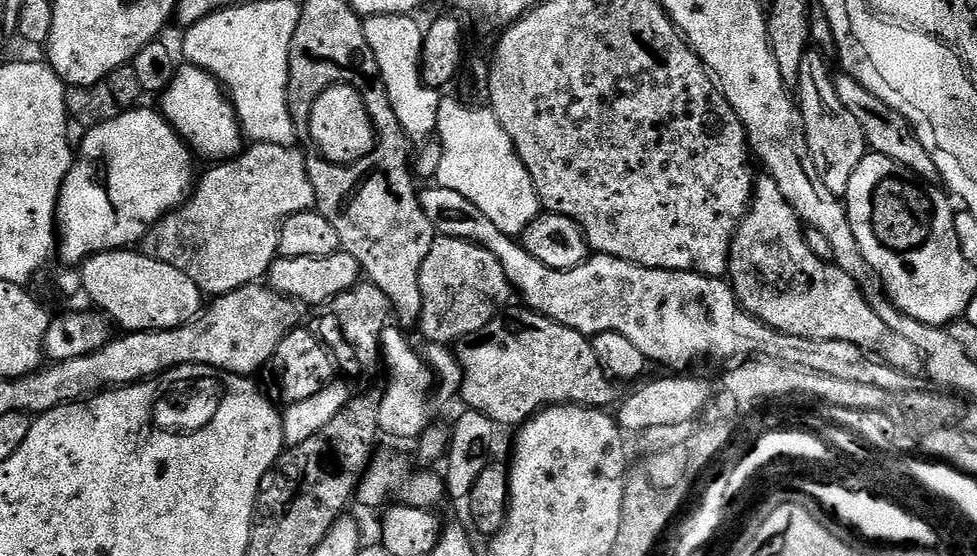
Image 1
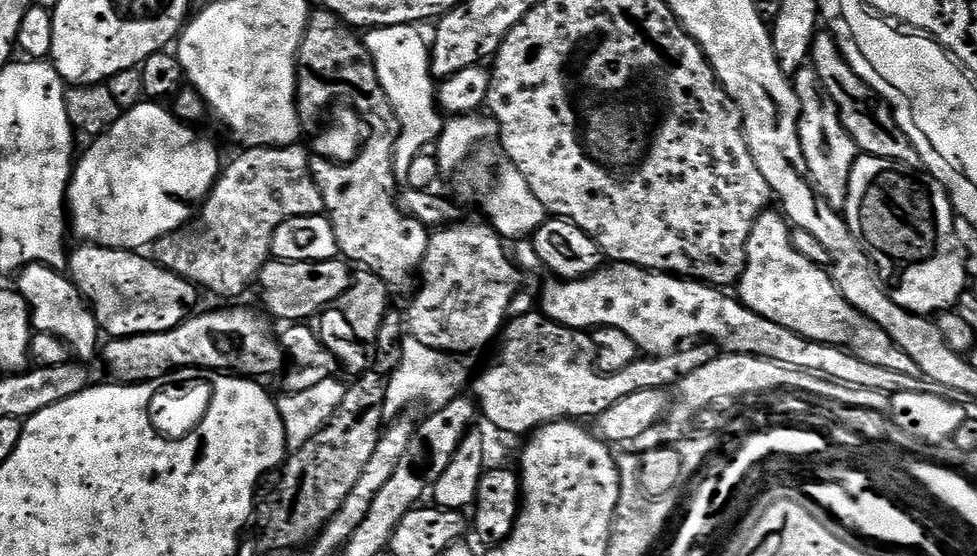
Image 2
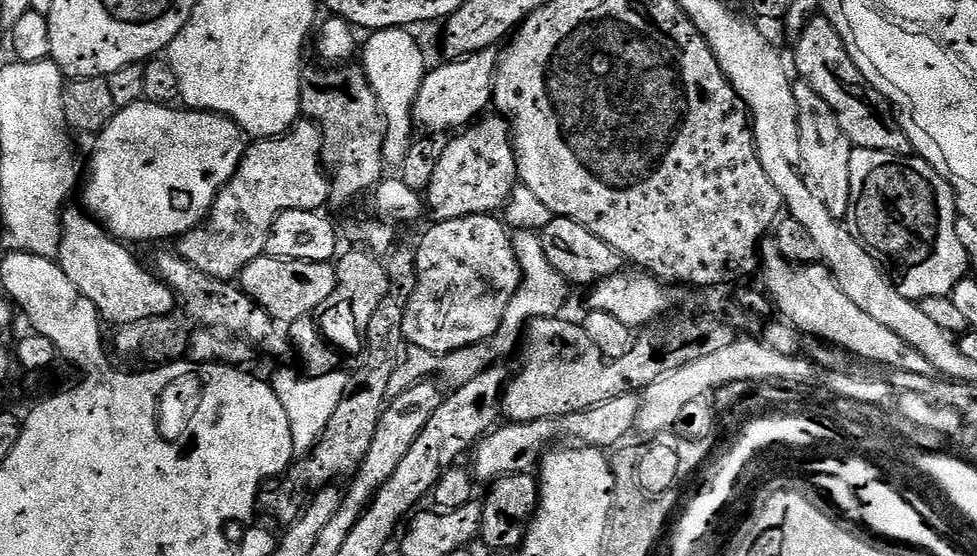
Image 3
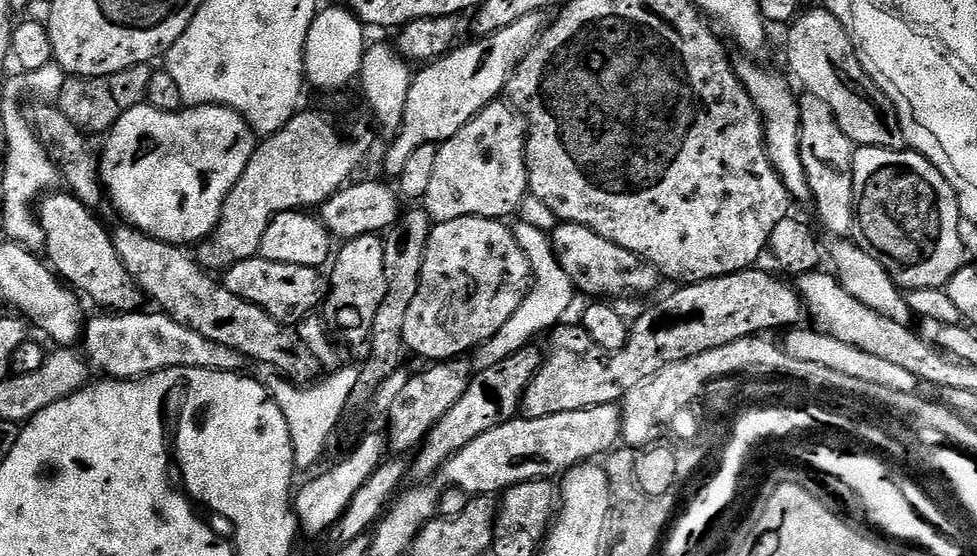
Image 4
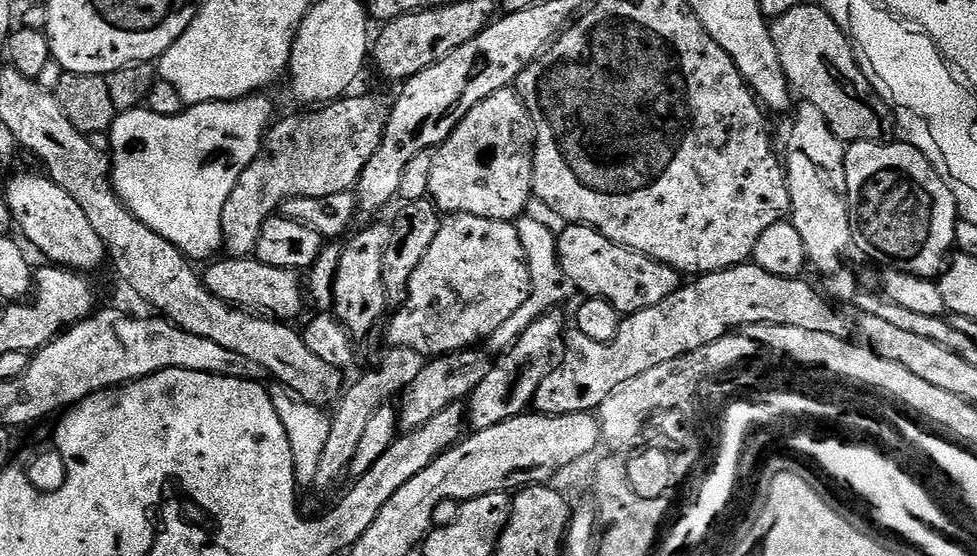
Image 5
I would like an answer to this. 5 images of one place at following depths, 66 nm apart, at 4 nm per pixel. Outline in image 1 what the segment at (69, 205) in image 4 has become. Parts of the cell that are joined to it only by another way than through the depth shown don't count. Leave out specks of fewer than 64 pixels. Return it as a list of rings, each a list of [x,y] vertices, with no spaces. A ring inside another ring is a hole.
[[[113,250],[110,252],[97,252],[83,261],[79,269],[84,283],[83,295],[93,300],[95,307],[107,316],[113,325],[121,324],[125,333],[129,332],[157,332],[181,328],[196,319],[206,307],[206,294],[182,270],[170,266],[166,262],[158,262],[154,258],[145,256],[140,250]]]

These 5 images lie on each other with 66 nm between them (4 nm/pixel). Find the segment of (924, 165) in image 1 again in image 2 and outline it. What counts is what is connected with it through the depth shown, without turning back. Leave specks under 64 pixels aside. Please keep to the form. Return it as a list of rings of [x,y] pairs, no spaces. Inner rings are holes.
[[[817,31],[812,43],[810,67],[818,70],[818,76],[822,78],[822,86],[826,86],[826,94],[834,98],[846,130],[854,138],[857,149],[863,155],[897,160],[913,166],[921,163],[920,155],[916,153],[916,145],[910,142],[910,138],[904,133],[904,128],[898,126],[891,105],[883,97],[877,95],[858,74],[854,74],[854,70],[846,62],[831,32]]]

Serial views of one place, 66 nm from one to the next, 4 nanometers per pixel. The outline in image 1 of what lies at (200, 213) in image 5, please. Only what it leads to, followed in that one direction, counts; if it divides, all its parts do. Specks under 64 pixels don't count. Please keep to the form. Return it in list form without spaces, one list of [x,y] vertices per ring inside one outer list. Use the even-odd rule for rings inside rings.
[[[137,106],[131,110],[121,111],[120,115],[113,118],[110,122],[102,122],[98,126],[87,129],[85,138],[81,142],[78,155],[75,157],[72,168],[69,170],[64,185],[61,186],[59,204],[56,208],[55,223],[58,225],[58,256],[65,260],[68,266],[76,266],[88,259],[90,256],[96,255],[97,252],[110,252],[113,250],[124,250],[135,242],[143,241],[149,230],[155,226],[162,216],[167,212],[173,212],[184,203],[186,197],[191,193],[194,187],[194,175],[192,176],[192,160],[194,161],[194,153],[191,148],[185,144],[184,139],[179,136],[171,124],[164,119],[159,111],[151,112],[145,106]]]

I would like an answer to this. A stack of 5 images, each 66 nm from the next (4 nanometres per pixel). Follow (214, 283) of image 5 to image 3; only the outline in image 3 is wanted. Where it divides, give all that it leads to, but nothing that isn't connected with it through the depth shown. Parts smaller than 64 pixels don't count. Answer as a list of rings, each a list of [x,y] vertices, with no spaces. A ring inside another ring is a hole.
[[[267,254],[246,266],[238,277],[238,287],[252,303],[271,314],[273,321],[287,326],[303,316],[323,309],[326,298],[336,289],[336,264],[332,262],[290,262]]]

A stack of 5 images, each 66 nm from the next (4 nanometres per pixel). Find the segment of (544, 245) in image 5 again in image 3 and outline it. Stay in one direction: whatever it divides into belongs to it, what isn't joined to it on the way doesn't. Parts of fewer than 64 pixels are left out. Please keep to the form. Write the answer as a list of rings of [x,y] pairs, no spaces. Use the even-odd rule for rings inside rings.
[[[516,230],[511,233],[511,239],[513,250],[516,251],[517,260],[523,272],[523,280],[511,298],[510,304],[506,307],[500,329],[490,339],[480,341],[476,345],[466,346],[464,349],[454,350],[445,355],[443,359],[426,350],[409,347],[404,361],[398,366],[398,370],[394,370],[394,378],[390,378],[389,397],[402,394],[419,380],[435,377],[434,374],[439,368],[441,376],[439,379],[445,385],[448,383],[449,389],[466,386],[466,382],[474,382],[474,378],[478,378],[478,374],[482,374],[487,368],[497,367],[504,362],[504,359],[512,351],[515,353],[521,347],[522,337],[533,320],[541,320],[547,316],[559,317],[563,313],[560,311],[564,308],[564,299],[567,298],[570,288],[564,277],[558,274],[558,270],[554,270],[554,266],[550,266],[550,258],[546,258],[546,250],[542,250],[539,231]]]

